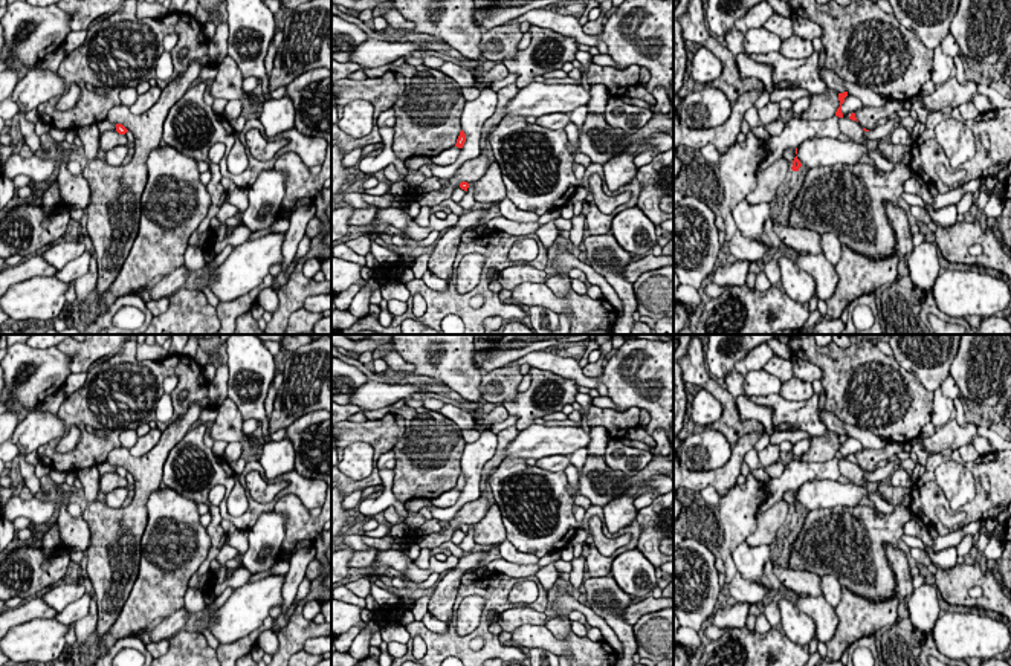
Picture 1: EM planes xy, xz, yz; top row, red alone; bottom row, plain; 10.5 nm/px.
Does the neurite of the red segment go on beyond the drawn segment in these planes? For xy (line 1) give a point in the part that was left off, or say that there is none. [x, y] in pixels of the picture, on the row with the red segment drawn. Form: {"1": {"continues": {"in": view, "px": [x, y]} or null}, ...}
{"1": {"continues": null}}

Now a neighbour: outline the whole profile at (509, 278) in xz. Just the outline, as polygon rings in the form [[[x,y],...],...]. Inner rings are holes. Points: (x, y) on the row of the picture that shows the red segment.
[[[518,264],[501,270],[498,275],[498,283],[501,284],[502,290],[513,292],[513,289],[521,283],[545,283],[547,278],[548,275],[545,270],[528,264]]]

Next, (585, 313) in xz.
[[[521,283],[513,289],[512,298],[525,309],[539,306],[567,315],[571,322],[568,335],[612,330],[617,321],[614,307],[605,298],[593,299],[573,289],[565,296],[556,296],[545,283]]]

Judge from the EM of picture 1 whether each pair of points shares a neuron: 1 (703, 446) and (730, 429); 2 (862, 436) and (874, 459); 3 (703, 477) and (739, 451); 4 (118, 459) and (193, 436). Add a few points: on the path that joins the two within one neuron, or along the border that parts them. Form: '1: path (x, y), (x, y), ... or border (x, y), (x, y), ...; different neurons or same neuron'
1: border (704, 428), (718, 431), (730, 445); different neurons
2: border (888, 442), (883, 448), (863, 446); different neurons
3: path (713, 477), (720, 477), (735, 462); same neuron
4: border (194, 423), (171, 449), (162, 469); different neurons

